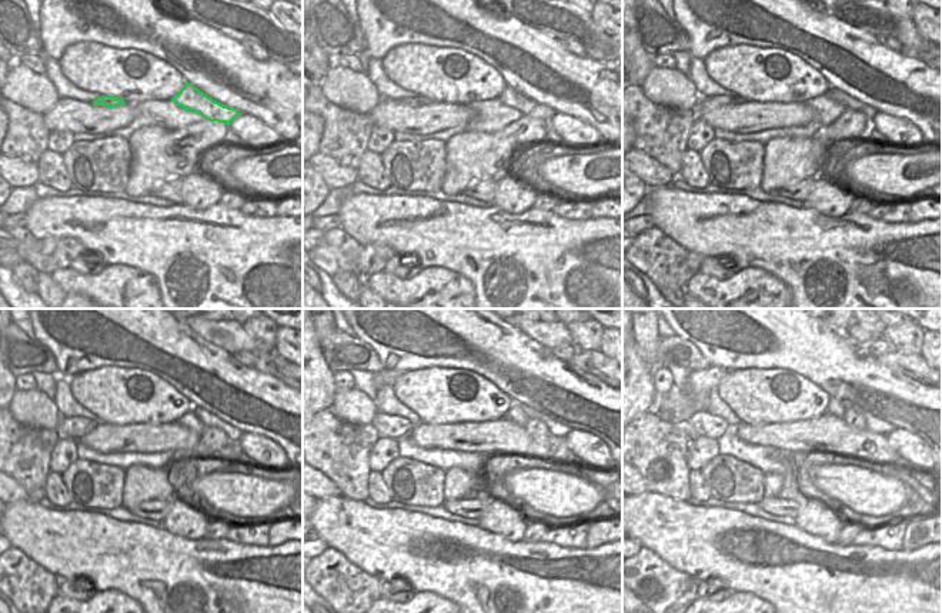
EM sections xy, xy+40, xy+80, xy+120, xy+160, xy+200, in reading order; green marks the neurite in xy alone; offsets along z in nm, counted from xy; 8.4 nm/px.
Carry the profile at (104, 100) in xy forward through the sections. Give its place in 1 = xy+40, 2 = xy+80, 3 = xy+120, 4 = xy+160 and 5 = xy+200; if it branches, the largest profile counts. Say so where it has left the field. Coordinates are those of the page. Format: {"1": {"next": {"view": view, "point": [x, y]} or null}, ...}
{"1": {"next": {"view": "xy+40", "point": [420, 100]}}, "2": {"next": {"view": "xy+80", "point": [714, 102]}}, "3": {"next": {"view": "xy+120", "point": [69, 426]}}, "4": {"next": {"view": "xy+160", "point": [388, 426]}}, "5": {"next": {"view": "xy+200", "point": [705, 425]}}}

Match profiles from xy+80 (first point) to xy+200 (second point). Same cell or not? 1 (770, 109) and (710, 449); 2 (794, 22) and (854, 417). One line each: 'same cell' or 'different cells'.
1: different cells
2: different cells

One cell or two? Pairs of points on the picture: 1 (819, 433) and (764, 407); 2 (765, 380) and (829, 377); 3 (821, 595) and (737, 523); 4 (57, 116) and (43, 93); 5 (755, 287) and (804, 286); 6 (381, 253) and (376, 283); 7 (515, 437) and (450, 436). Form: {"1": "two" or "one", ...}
{"1": "two", "2": "two", "3": "one", "4": "two", "5": "two", "6": "two", "7": "one"}

